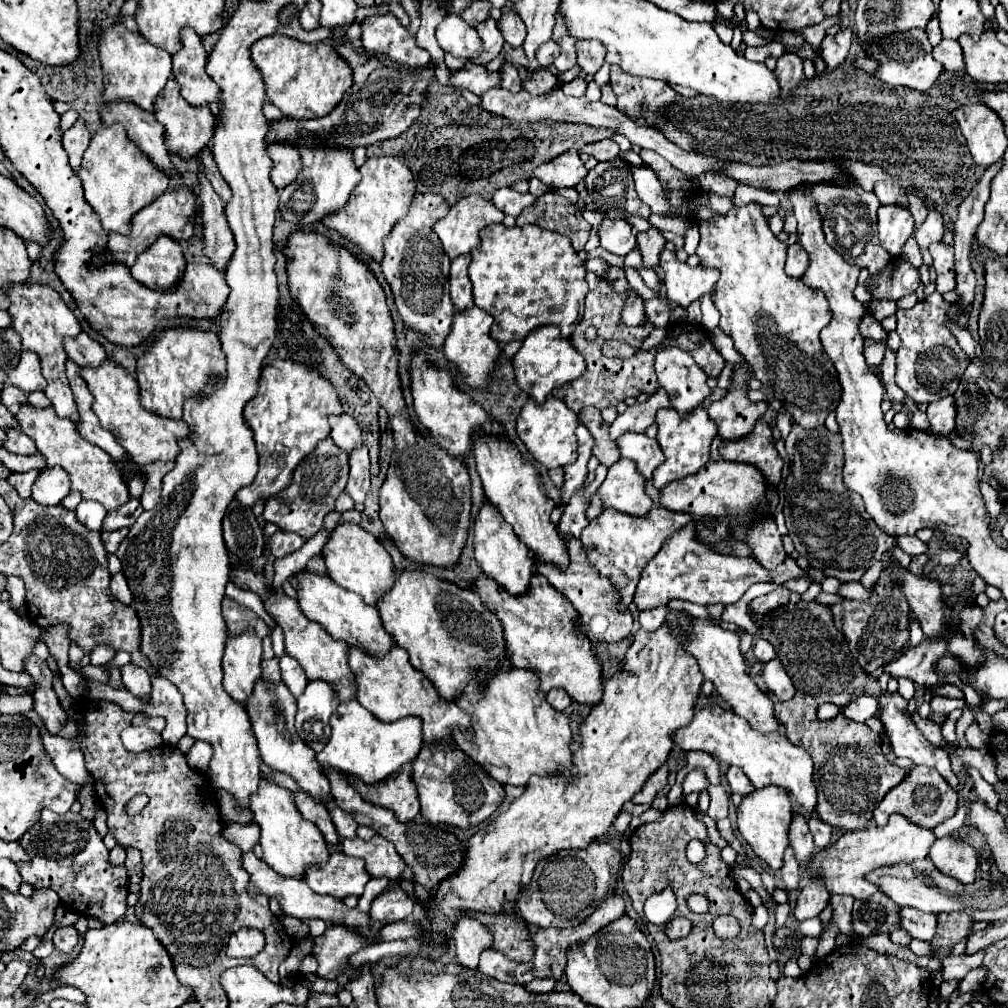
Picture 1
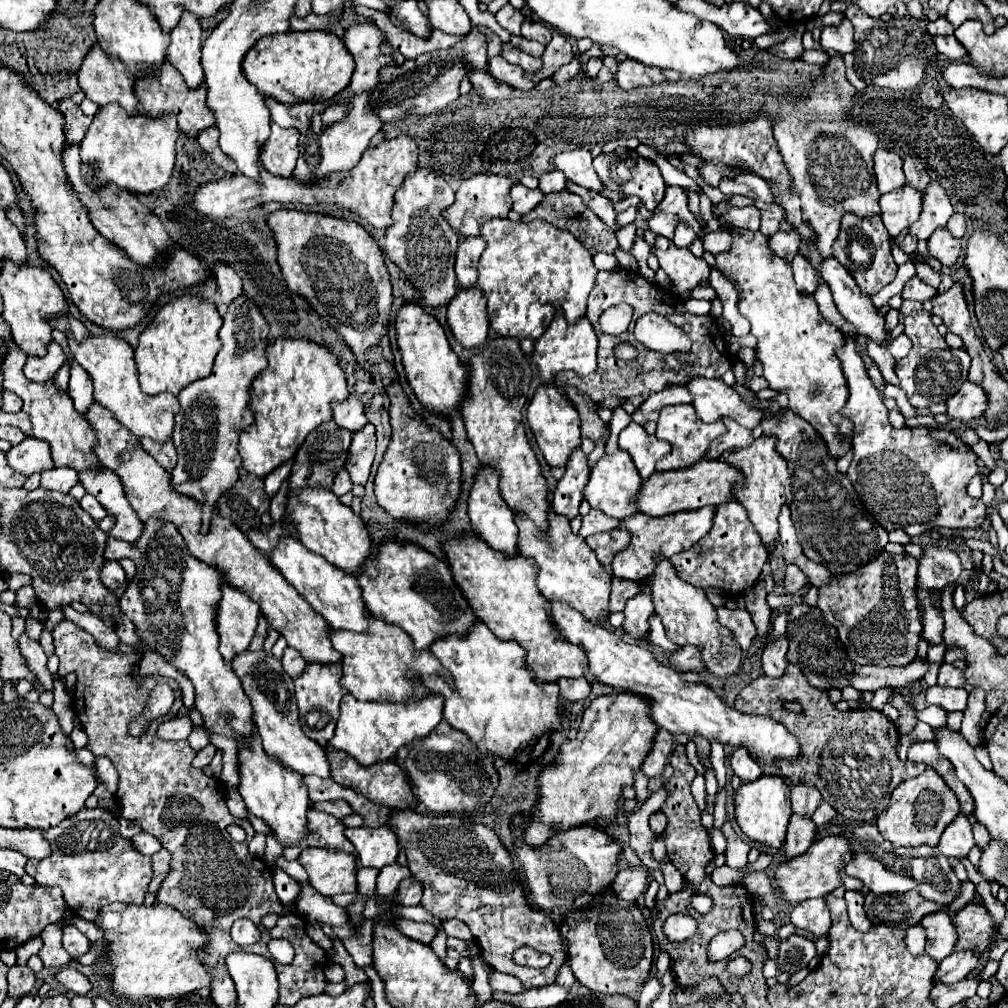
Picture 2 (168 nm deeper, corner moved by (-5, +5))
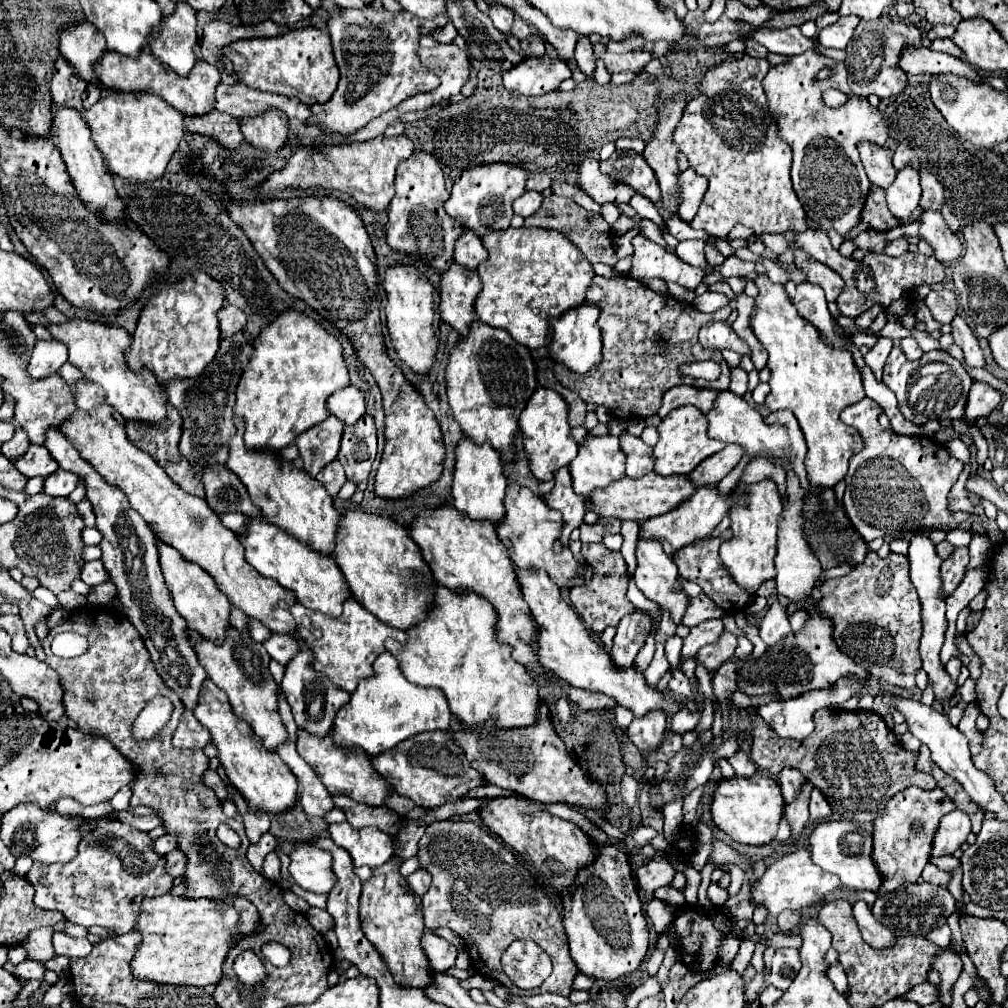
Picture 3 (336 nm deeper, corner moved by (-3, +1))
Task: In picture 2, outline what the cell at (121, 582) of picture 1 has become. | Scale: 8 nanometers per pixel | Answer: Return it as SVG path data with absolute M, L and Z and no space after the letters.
M105 561L99 579L103 579L103 585L107 585L109 589L123 587L125 585L125 571L117 561Z

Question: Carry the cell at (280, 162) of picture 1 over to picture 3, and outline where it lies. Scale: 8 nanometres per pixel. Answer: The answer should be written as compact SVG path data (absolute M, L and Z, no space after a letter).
M275 109L261 117L245 117L241 119L241 133L249 145L267 153L277 153L289 137L289 119Z

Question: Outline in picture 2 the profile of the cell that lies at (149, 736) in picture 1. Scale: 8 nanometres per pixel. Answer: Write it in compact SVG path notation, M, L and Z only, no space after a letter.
M183 715L171 721L163 721L157 729L157 735L165 741L185 741L191 735L191 731L193 731L193 723L189 715Z

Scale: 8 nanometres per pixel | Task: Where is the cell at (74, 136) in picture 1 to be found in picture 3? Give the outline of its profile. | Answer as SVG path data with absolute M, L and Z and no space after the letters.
M59 57L55 63L55 75L51 81L51 93L53 93L53 105L57 109L61 107L69 107L75 111L83 111L83 101L81 101L81 93L87 89L85 81L81 81L79 77L73 77L73 69L69 69L69 65L65 65L65 59Z

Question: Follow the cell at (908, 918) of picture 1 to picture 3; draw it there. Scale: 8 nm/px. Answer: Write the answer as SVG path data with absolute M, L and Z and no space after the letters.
M951 947L939 949L939 953L933 957L933 965L929 969L927 981L939 985L939 989L941 989L939 1001L943 1001L947 1007L951 1005L951 987L957 981L959 973L961 973L959 955Z

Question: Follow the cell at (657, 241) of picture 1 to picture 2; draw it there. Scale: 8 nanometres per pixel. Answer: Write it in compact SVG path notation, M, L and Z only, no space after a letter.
M667 187L665 199L659 203L659 207L653 211L653 217L649 219L649 229L657 235L663 235L667 239L673 237L677 223L691 225L697 236L702 232L701 225L693 217L693 213L687 207L687 193L681 187Z

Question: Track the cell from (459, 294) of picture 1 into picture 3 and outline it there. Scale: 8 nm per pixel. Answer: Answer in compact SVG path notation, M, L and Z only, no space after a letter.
M467 231L463 233L463 237L457 239L457 245L455 245L455 263L461 265L461 267L467 267L469 271L475 271L477 265L481 261L485 261L487 257L487 249L481 245L481 239Z

